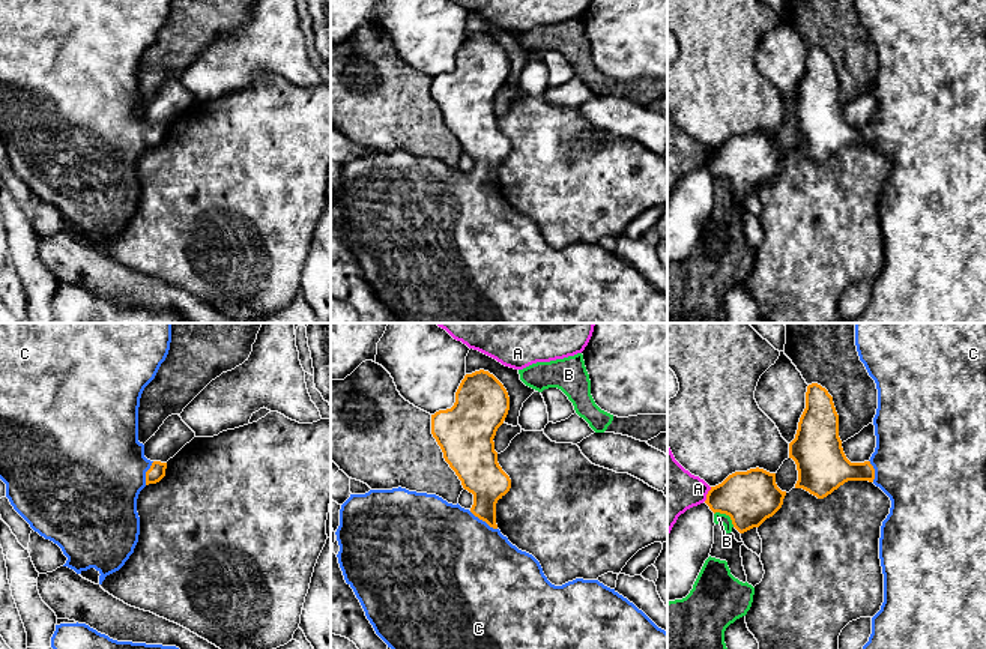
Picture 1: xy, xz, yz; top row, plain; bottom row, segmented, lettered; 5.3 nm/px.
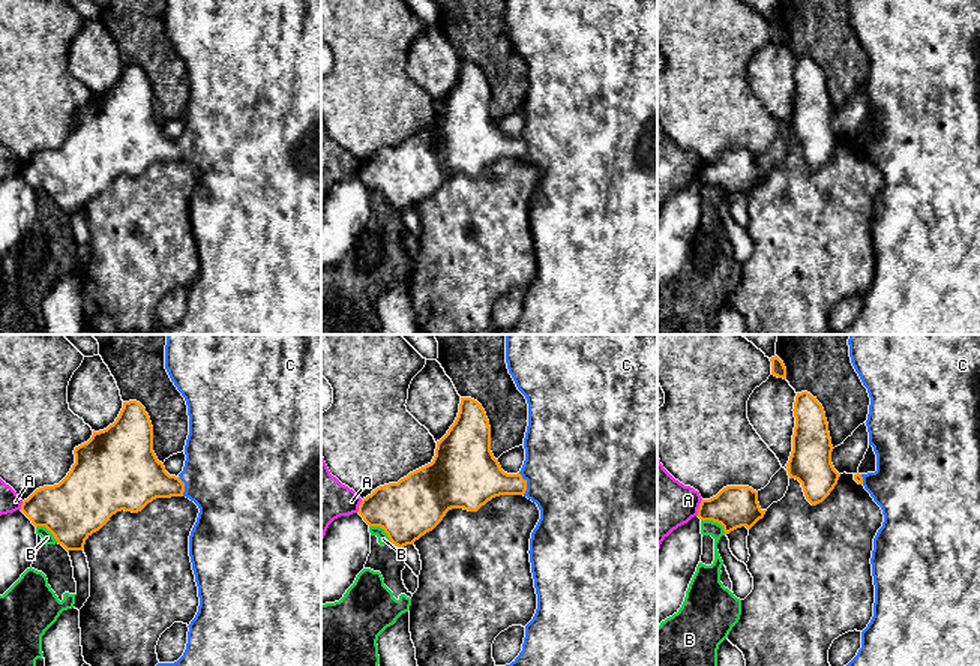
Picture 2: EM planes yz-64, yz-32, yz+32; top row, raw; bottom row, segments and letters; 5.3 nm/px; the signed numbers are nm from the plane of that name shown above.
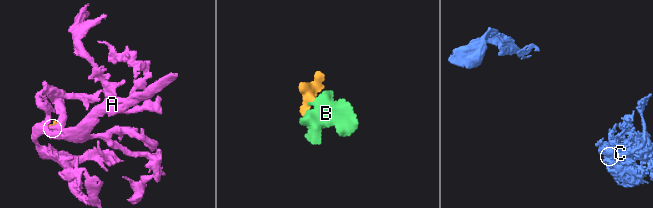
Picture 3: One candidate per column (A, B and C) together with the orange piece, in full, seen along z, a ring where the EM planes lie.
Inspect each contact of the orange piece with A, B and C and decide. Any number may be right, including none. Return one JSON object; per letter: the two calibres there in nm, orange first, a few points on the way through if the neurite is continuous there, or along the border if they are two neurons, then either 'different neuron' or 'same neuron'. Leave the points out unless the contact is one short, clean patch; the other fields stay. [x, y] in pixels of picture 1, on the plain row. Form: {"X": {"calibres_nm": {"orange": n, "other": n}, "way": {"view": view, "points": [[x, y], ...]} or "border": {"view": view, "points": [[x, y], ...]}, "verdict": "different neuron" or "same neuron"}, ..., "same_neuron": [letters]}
{"A": {"calibres_nm": {"orange": 280, "other": 300}, "border": {"view": "yz", "points": [[711, 150], [704, 164]]}, "verdict": "different neuron"}, "B": {"calibres_nm": {"orange": 280, "other": 60}, "border": {"view": "yz", "points": [[714, 176], [728, 179], [734, 190]]}, "verdict": "different neuron"}, "C": {"calibres_nm": {"orange": 220, "other": 500}, "way": {"view": "xz", "points": [[480, 137], [483, 141], [483, 184], [468, 212], [457, 223]]}, "verdict": "same neuron"}, "same_neuron": ["C"]}

